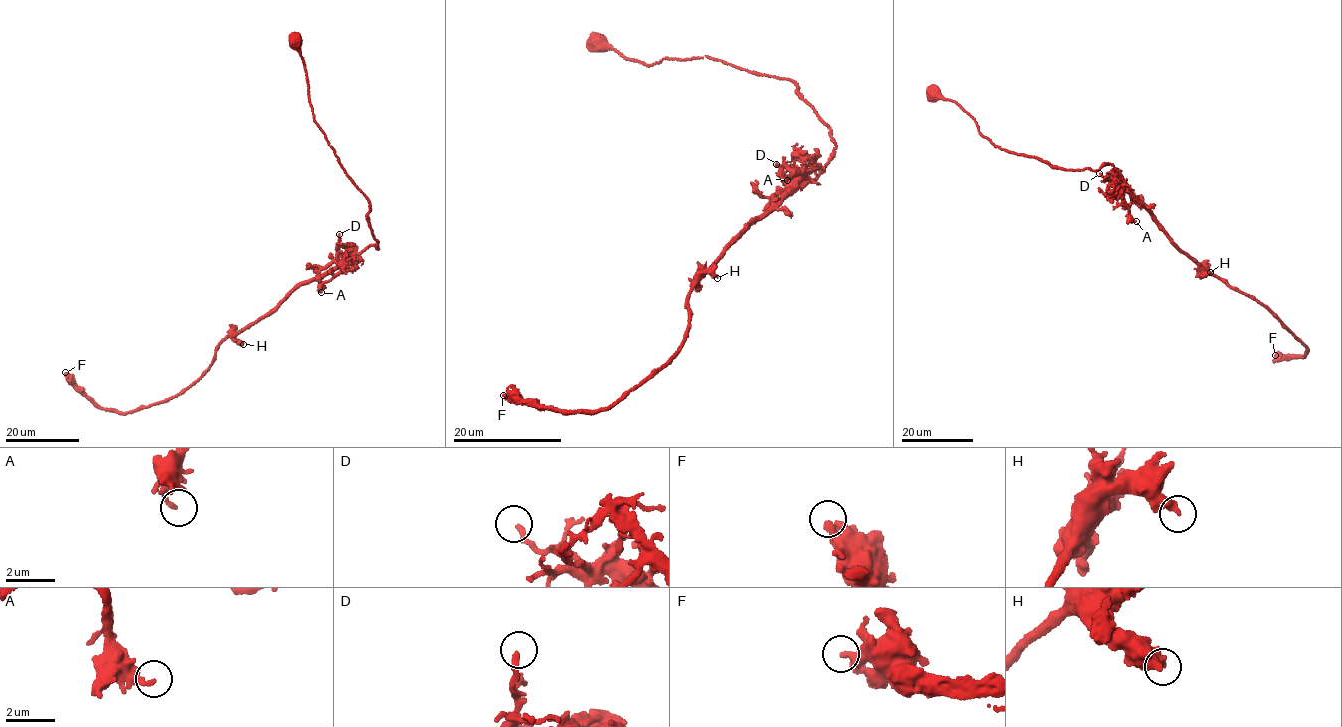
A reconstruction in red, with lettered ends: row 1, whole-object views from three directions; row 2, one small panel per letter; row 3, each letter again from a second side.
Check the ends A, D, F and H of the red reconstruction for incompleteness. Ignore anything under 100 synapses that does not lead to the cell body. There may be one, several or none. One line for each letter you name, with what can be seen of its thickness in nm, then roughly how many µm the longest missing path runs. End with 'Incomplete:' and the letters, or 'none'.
Incomplete: none

